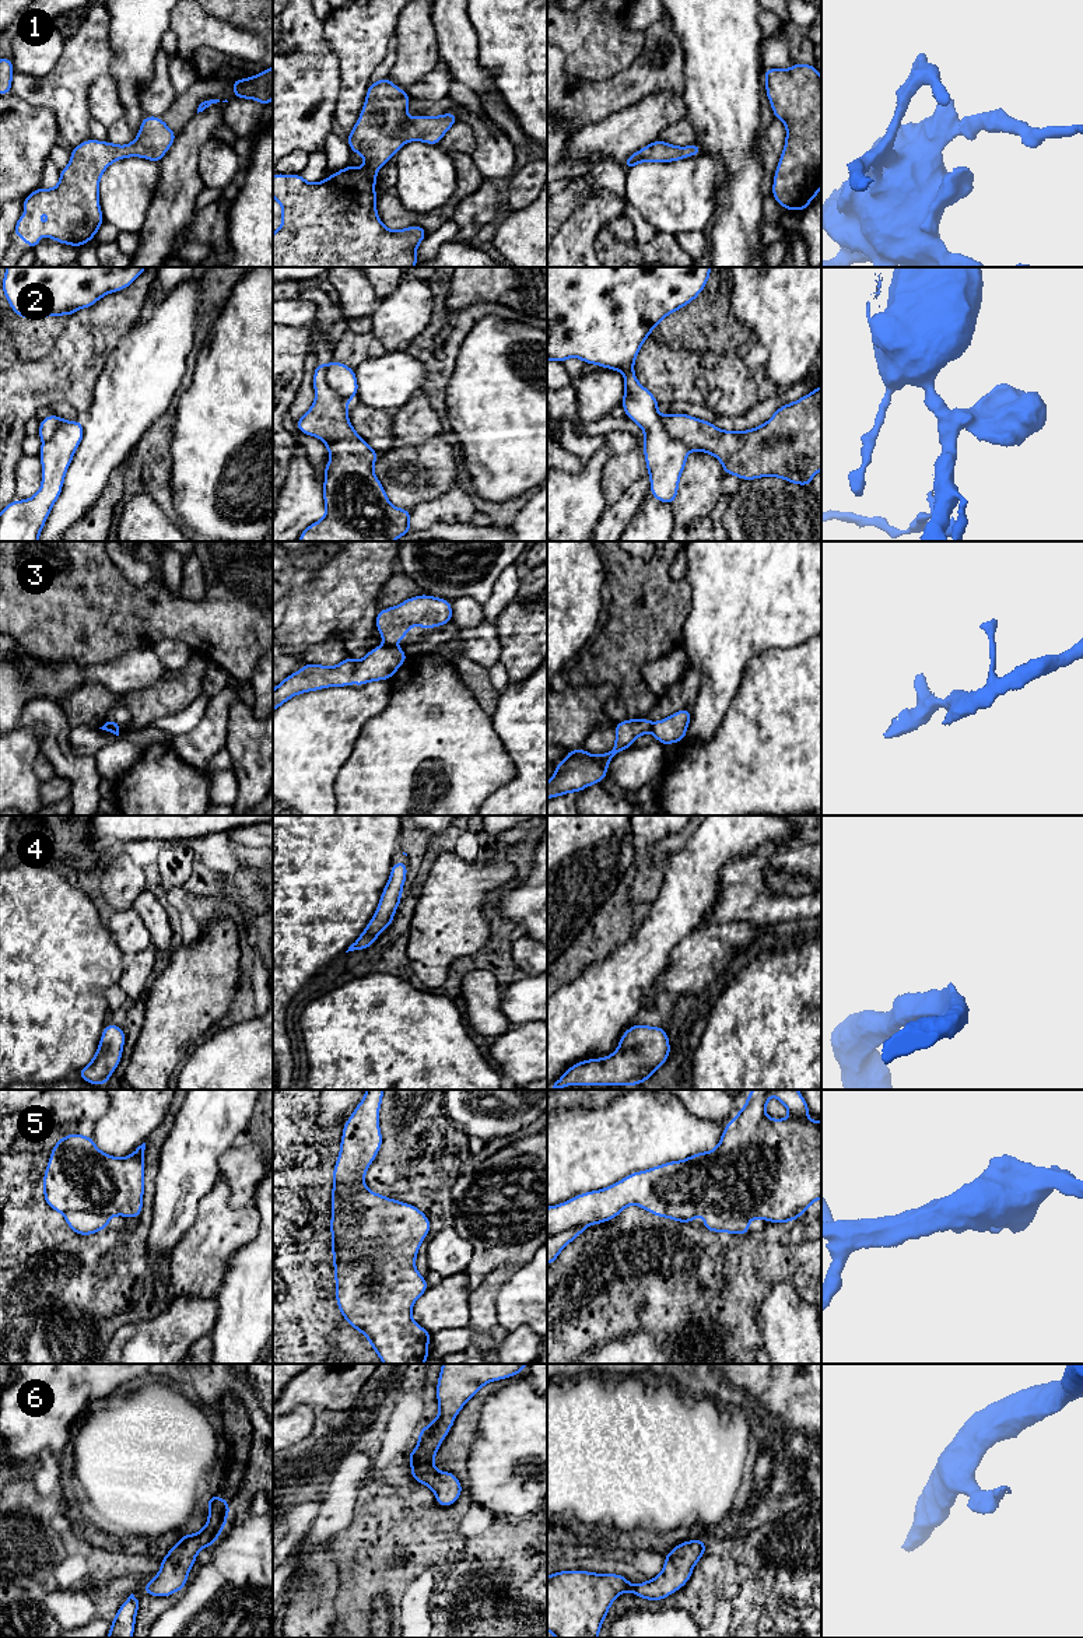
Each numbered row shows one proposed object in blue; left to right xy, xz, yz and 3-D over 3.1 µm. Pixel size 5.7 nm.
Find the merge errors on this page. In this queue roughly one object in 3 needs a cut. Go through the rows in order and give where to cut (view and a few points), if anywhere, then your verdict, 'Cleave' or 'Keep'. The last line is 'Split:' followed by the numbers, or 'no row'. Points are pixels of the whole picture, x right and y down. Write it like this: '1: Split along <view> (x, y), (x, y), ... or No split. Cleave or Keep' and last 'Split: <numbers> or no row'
1: No split. Keep
2: Split along xz (325, 367), (325, 382), (346, 403). Cleave
3: Split along xz (385, 645), (392, 646). Cleave
4: No split. Keep
5: Split along xz (378, 1251), (347, 1249), (342, 1259). Cleave
6: No split. Keep
Split: 2, 3, 5

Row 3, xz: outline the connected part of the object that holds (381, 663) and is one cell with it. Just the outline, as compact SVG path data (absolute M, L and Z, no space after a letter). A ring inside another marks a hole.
M378 646L369 649L361 660L347 656L333 667L305 663L299 671L285 677L273 690L273 712L290 698L302 692L326 687L347 687L353 683L362 687L369 681L388 681L407 657L403 648Z

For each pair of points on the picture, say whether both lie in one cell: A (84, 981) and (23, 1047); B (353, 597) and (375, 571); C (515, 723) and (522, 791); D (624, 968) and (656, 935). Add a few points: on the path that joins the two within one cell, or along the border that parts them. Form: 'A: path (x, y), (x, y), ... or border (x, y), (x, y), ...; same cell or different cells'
A: path (67, 998), (51, 1014), (46, 1027), (39, 1030); same cell
B: path (356, 590), (368, 578); same cell
C: path (525, 740), (525, 774); same cell
D: path (633, 960), (649, 943); same cell

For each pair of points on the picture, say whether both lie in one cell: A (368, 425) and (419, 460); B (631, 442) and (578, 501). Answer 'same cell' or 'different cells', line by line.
A: same cell
B: same cell

